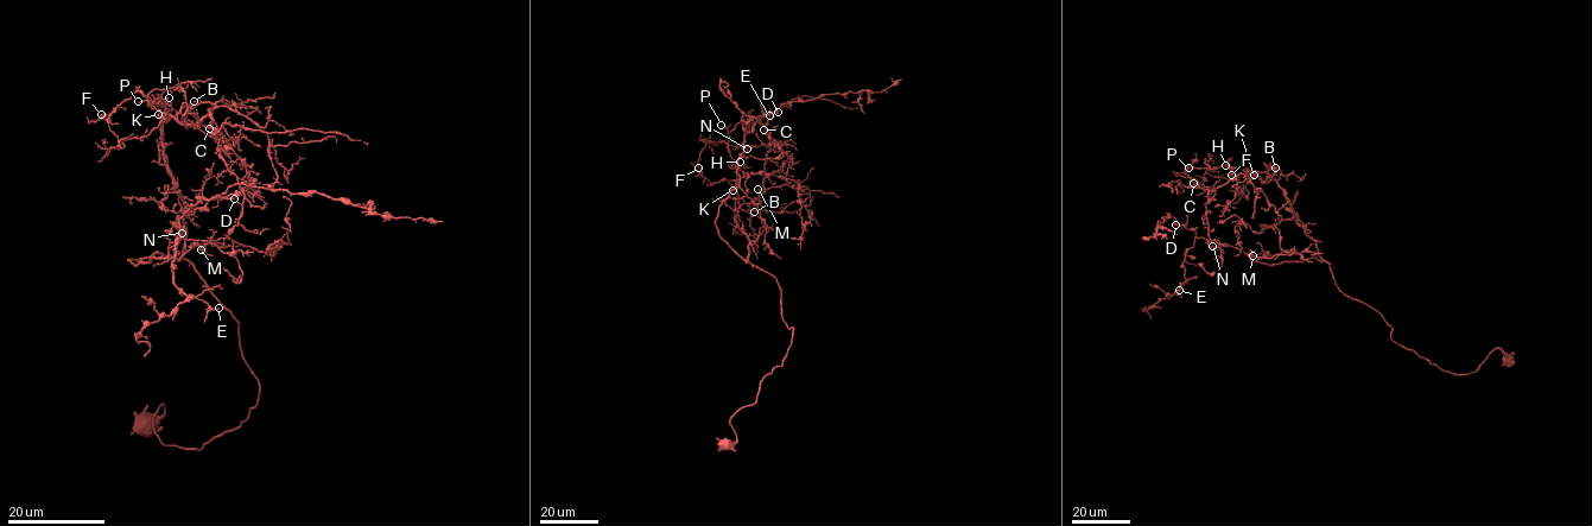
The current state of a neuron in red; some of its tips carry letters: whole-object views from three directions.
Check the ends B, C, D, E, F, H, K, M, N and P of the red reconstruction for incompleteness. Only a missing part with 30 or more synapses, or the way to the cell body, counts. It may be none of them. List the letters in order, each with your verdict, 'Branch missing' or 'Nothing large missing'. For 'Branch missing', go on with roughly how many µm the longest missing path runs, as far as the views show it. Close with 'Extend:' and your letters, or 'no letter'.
B: Branch missing. Missing length about 45 µm
C: Nothing large missing
D: Nothing large missing
E: Nothing large missing
F: Nothing large missing
H: Nothing large missing
K: Nothing large missing
M: Nothing large missing
N: Nothing large missing
P: Nothing large missing
Extend: B

